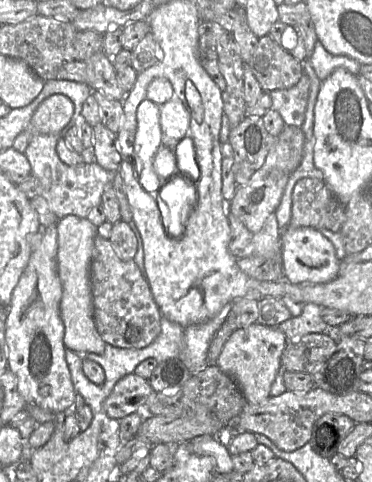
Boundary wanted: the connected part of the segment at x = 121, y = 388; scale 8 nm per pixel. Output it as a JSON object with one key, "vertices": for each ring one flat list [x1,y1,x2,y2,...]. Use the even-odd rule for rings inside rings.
{"vertices":[[131,373,115,384,113,391,105,399,103,408,108,417,117,420,134,412,142,413,152,392,148,380]]}

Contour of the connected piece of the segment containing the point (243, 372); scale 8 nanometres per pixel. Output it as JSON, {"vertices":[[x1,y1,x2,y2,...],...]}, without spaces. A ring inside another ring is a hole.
{"vertices":[[255,323,232,333,216,365,234,379,249,405,260,405,270,397,270,389,280,370,280,358,285,347,286,339,282,331]]}

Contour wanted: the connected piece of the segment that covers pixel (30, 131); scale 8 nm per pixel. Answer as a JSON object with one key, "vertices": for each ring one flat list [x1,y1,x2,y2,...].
{"vertices":[[53,94,43,100,34,112,29,127,14,140,13,148,24,153,36,135,60,133,74,115,74,104,63,94]]}

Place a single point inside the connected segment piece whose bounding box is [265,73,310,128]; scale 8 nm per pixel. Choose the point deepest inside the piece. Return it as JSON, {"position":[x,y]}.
{"position":[291,103]}

